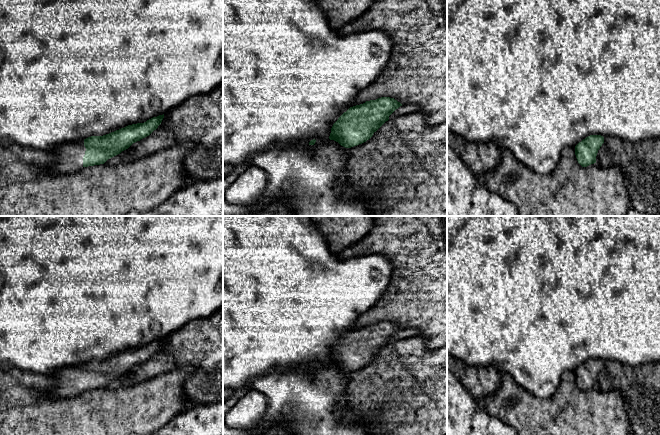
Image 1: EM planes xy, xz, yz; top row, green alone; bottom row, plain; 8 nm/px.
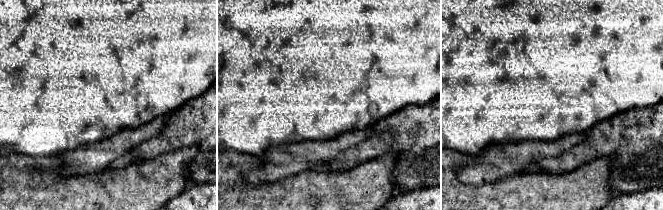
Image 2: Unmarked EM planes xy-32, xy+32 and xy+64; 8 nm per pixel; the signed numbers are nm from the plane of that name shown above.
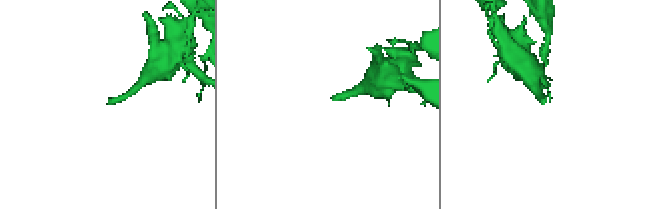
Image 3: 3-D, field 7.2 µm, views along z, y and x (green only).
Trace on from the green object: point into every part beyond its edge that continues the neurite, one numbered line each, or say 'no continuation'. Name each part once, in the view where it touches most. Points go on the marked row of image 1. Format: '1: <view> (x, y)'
1: xy (69, 156)

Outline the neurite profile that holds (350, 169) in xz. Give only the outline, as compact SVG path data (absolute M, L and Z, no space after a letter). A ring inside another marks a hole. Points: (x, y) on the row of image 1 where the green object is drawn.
M422 111L389 119L374 132L369 140L348 148L343 177L354 194L367 202L370 216L447 216L447 120L440 124L429 126L427 124L427 114Z

